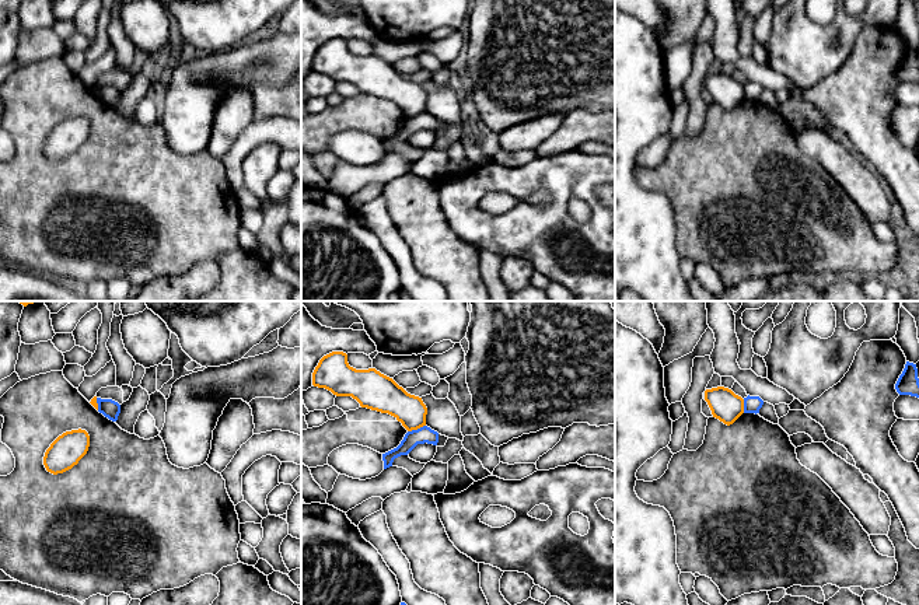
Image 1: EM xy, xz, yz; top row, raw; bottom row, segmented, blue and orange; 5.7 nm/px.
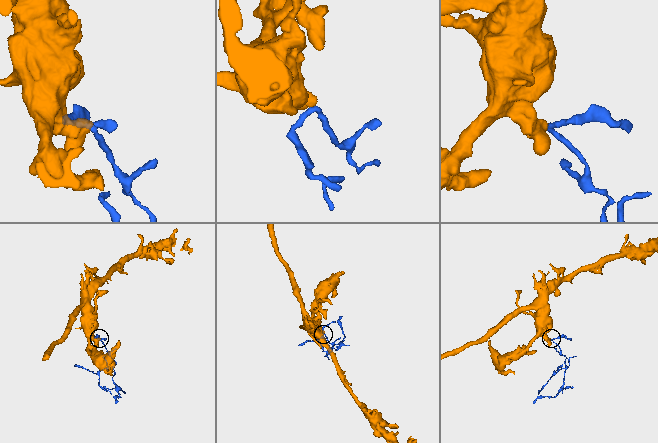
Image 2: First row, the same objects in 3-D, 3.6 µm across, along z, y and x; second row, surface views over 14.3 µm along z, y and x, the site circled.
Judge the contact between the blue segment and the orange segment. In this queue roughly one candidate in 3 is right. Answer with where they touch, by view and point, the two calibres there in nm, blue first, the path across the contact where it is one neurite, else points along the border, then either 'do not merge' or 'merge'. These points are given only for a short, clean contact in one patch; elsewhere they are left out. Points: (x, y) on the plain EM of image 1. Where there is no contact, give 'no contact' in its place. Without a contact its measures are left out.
xz (418, 115) | 100/180 nm | along xz (425, 111), (408, 118) | do not merge

